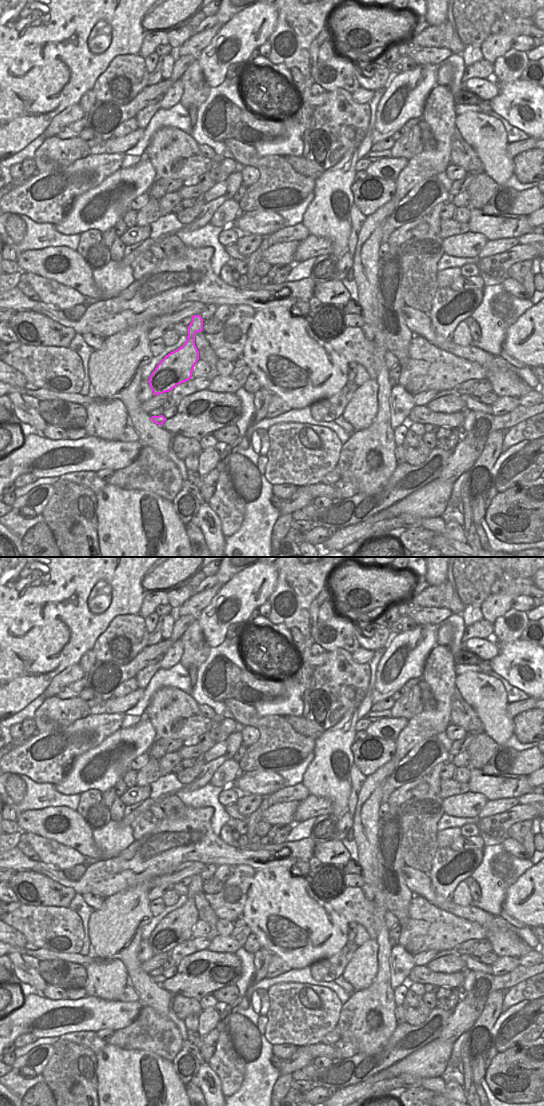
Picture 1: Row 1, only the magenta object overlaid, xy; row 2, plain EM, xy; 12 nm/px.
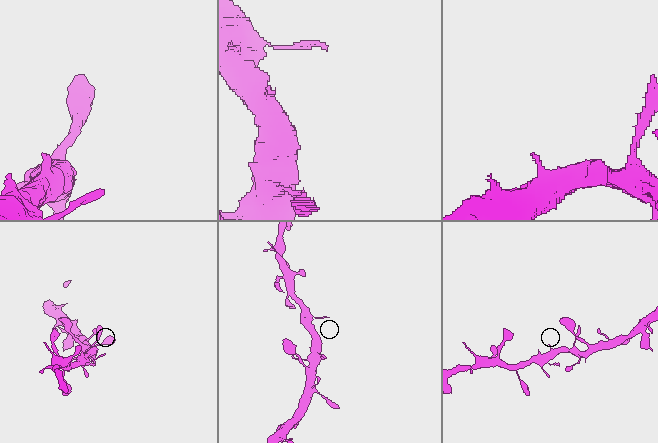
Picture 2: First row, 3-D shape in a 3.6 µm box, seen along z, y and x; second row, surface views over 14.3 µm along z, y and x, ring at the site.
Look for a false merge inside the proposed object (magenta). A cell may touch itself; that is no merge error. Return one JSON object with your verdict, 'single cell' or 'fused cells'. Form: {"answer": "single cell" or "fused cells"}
{"answer": "single cell"}

